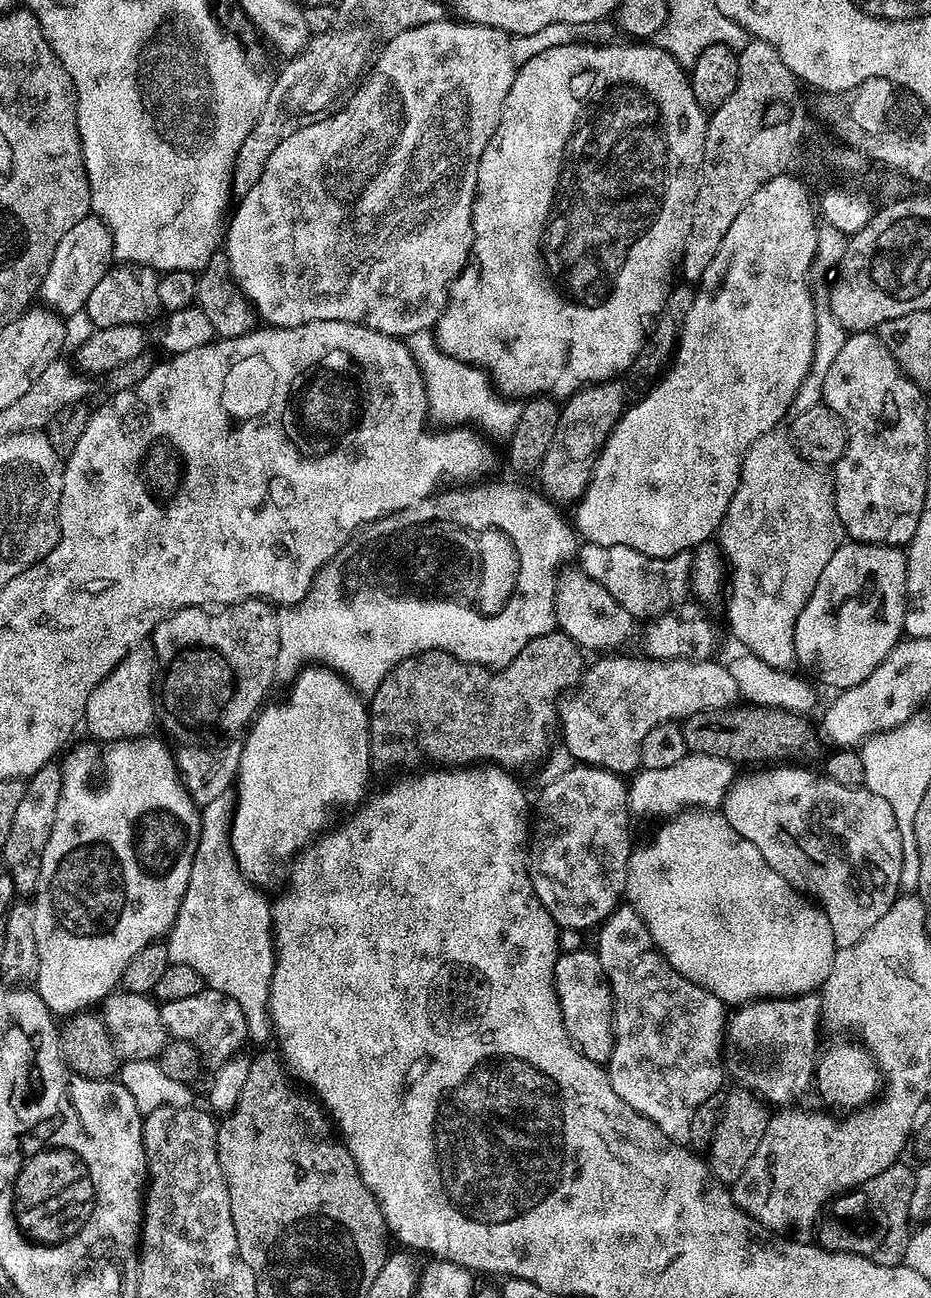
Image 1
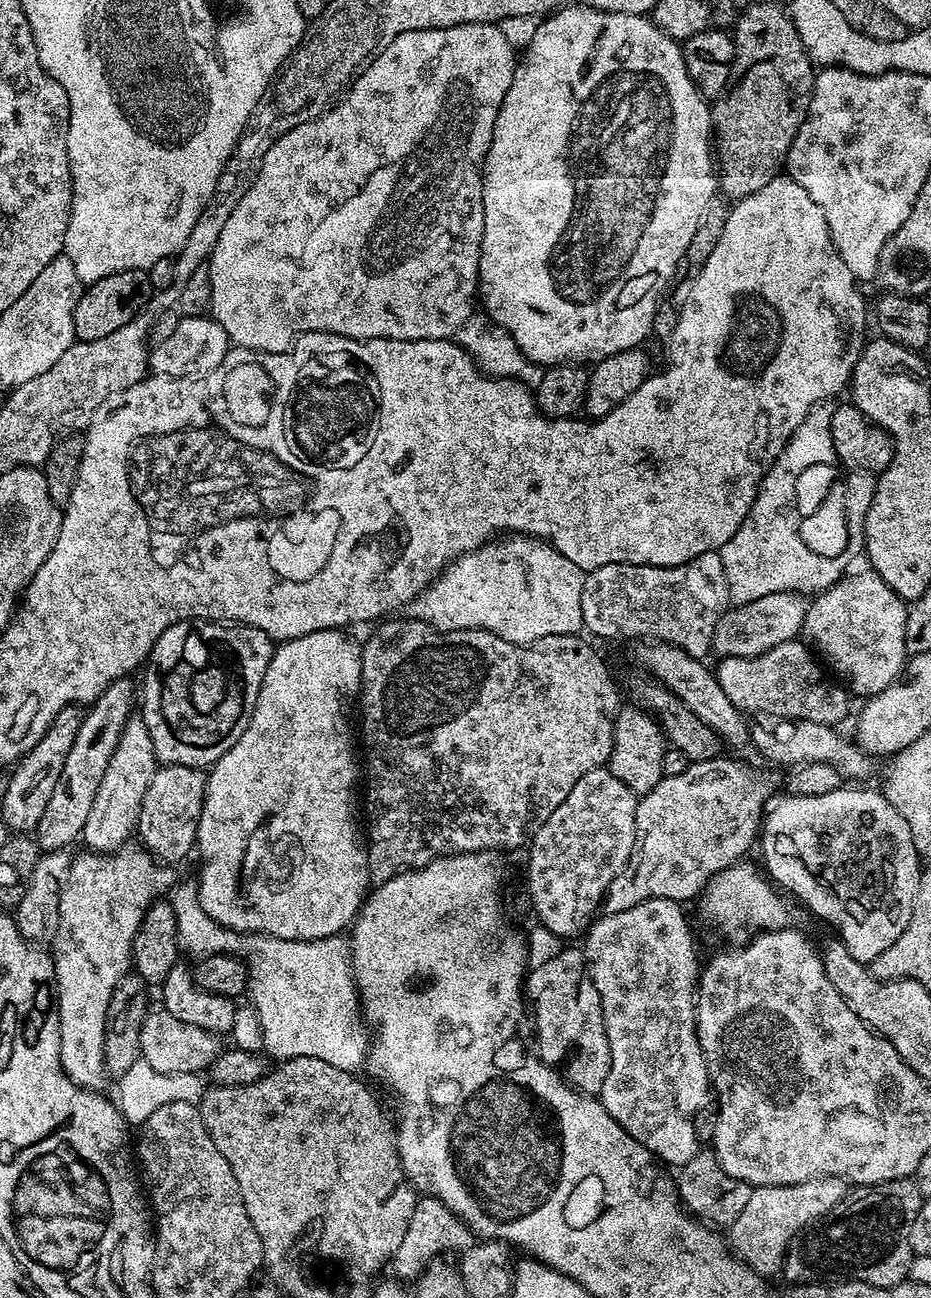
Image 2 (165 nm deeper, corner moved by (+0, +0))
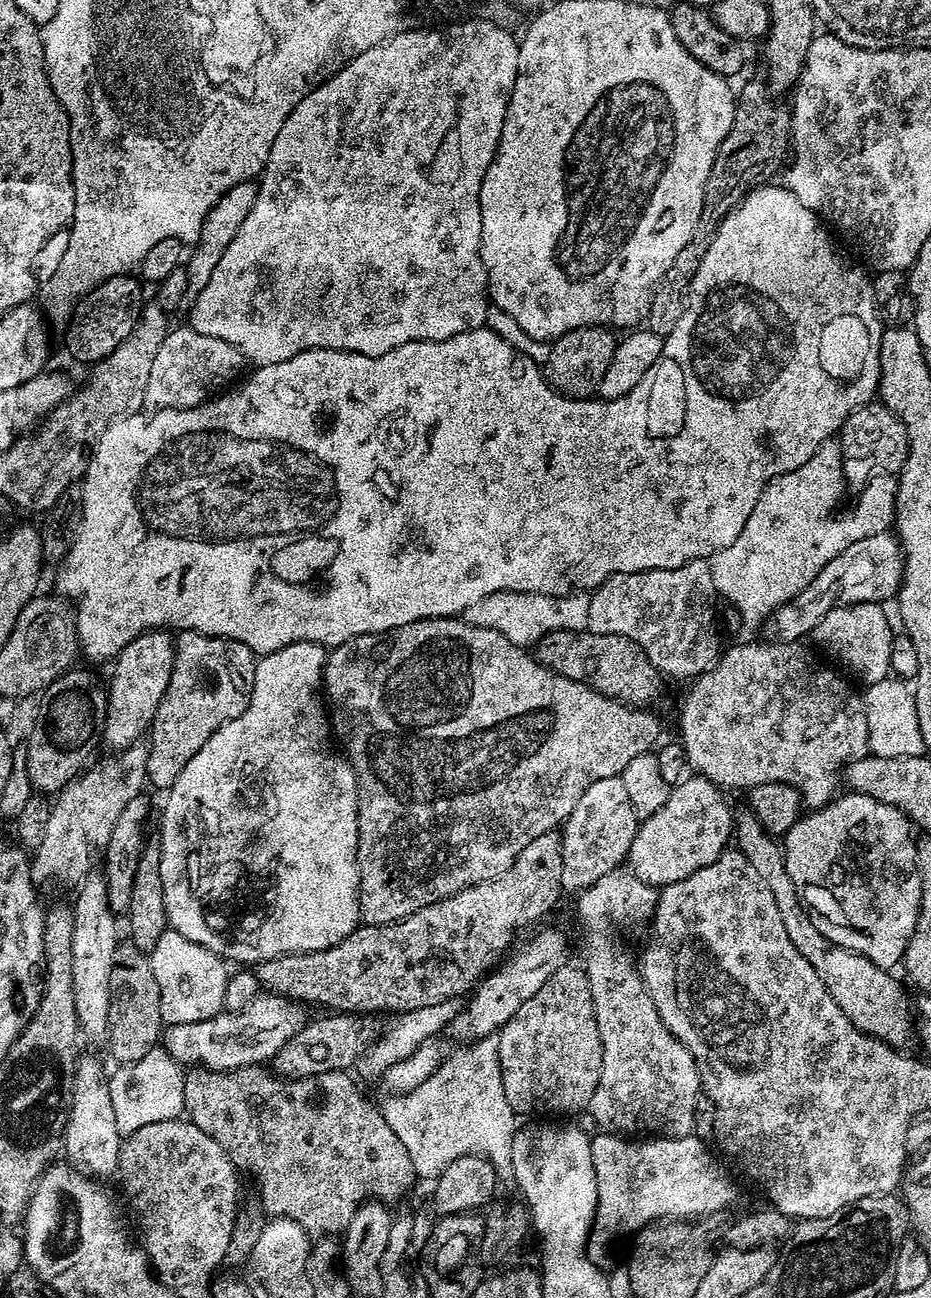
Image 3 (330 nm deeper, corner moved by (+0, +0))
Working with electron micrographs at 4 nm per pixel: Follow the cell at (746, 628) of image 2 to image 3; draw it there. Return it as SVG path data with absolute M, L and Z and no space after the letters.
M891 531L875 532L842 550L790 602L786 602L776 609L766 621L766 629L773 641L800 642L812 633L830 614L830 610L841 608L847 604L879 604L888 602L900 590L900 583L904 577L904 552L900 542Z

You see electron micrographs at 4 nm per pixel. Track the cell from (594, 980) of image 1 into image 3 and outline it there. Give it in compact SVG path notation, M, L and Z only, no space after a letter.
M565 966L560 968L548 979L546 986L542 986L542 990L538 990L538 994L534 994L534 998L530 998L526 1002L522 1002L522 1006L518 1009L518 1014L514 1018L510 1018L510 1022L506 1022L504 1027L500 1029L498 1035L498 1058L500 1059L500 1069L502 1070L502 1086L506 1090L506 1102L517 1113L523 1112L576 1112L579 1108L587 1109L592 1102L592 1095L598 1086L598 1078L602 1074L602 1038L598 1034L598 1022L594 1014L594 1002L590 998L590 982L586 978L583 967Z

